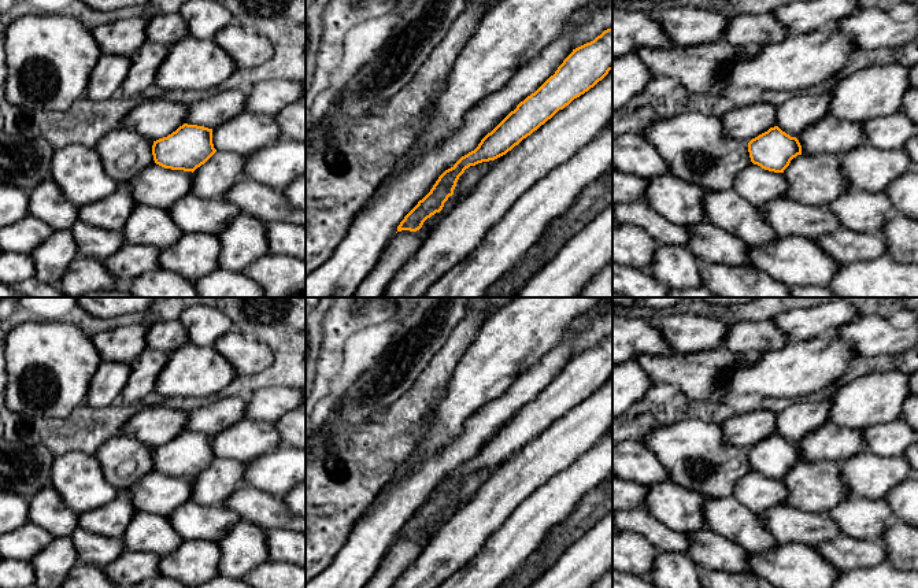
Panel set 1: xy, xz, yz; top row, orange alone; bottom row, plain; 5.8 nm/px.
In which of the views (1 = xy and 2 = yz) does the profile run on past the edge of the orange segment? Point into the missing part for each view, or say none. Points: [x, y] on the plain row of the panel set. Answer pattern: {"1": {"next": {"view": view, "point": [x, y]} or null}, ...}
{"1": {"next": null}, "2": {"next": null}}

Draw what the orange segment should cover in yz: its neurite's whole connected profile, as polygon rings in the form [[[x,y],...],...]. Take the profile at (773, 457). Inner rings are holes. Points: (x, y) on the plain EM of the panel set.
[[[778,433],[770,434],[748,450],[751,469],[765,477],[784,480],[791,467],[802,462],[802,452]]]

